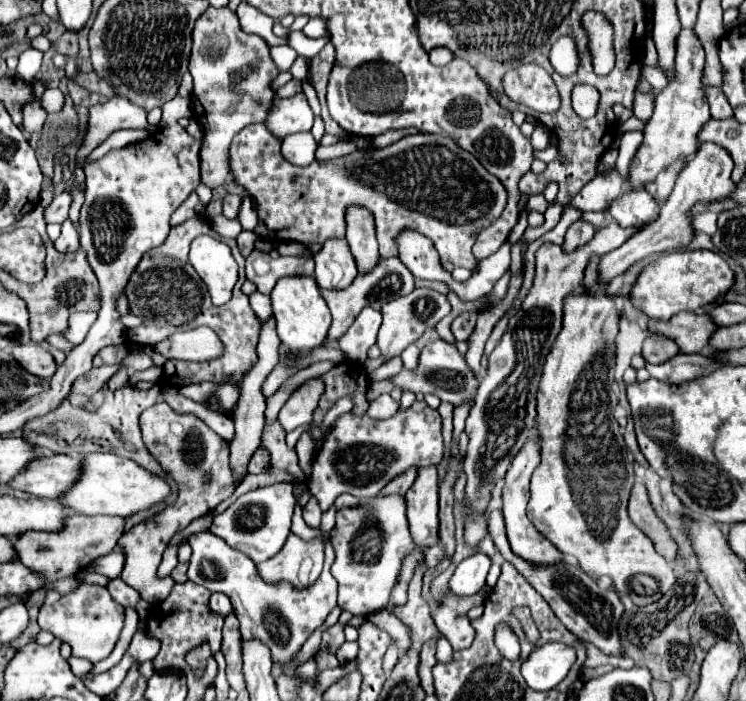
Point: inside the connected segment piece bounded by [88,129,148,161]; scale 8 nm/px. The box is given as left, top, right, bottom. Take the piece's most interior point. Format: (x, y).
(128, 136)

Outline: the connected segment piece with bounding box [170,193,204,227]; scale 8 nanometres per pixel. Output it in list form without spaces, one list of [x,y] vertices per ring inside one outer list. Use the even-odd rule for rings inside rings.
[[[192,193],[174,213],[172,213],[172,227],[176,227],[178,223],[182,223],[182,221],[186,221],[186,219],[190,219],[190,217],[198,217],[198,215],[202,215],[204,213],[204,205],[200,203],[200,199],[198,199],[198,195],[196,193]]]

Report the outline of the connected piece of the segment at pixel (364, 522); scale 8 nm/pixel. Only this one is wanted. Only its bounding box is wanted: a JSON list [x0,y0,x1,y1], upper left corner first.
[330,495,414,617]

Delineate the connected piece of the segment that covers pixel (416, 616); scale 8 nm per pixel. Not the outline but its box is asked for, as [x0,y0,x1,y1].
[392,561,438,645]

